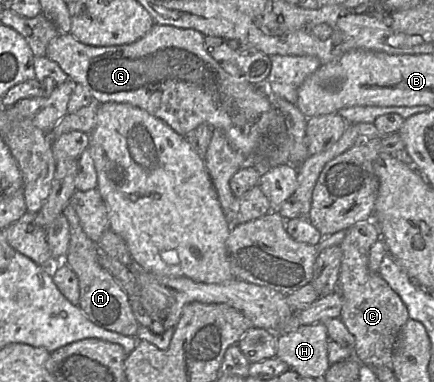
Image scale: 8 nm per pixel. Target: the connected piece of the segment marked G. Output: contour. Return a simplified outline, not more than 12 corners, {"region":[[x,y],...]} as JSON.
{"region":[[196,30],[130,44],[70,33],[45,57],[99,104],[128,103],[185,136],[221,129],[248,160],[290,164],[282,112]]}

